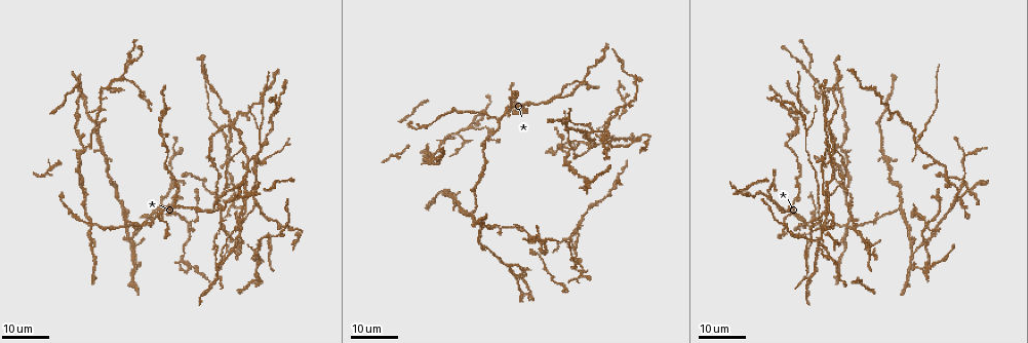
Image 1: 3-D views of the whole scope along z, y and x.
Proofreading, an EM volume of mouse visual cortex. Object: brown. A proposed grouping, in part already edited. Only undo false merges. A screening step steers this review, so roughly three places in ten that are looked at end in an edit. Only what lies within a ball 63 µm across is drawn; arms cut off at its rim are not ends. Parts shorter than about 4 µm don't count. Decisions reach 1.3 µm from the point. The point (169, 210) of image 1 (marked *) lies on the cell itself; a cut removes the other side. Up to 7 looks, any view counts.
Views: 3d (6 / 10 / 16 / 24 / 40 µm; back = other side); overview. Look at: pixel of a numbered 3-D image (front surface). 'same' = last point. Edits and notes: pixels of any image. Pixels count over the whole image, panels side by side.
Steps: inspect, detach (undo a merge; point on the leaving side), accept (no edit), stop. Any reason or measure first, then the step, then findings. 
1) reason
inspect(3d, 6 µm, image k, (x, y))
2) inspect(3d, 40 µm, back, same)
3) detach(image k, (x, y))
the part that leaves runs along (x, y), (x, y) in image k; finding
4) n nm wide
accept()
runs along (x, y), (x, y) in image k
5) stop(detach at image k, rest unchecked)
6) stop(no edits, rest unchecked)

three-way junction
inspect(3d, 16 µm, image 1, (84, 191))

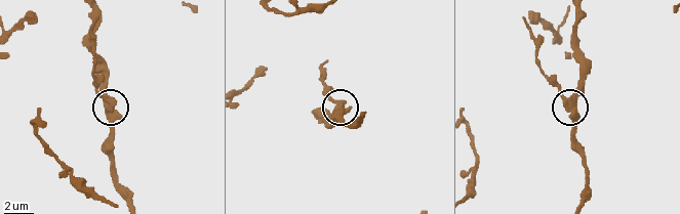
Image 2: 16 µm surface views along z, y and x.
inspect(3d, 6 µm, image 2, (337, 104))

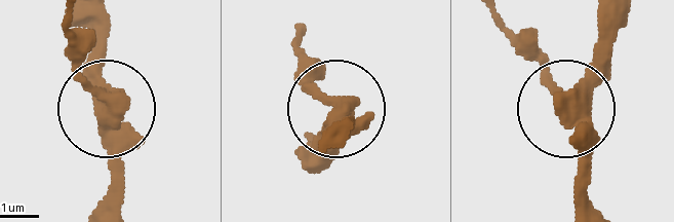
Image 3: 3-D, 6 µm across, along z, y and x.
accept()
all the same cell

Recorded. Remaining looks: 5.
four arms meet
inspect(3d, 16 µm, image 1, (97, 110))

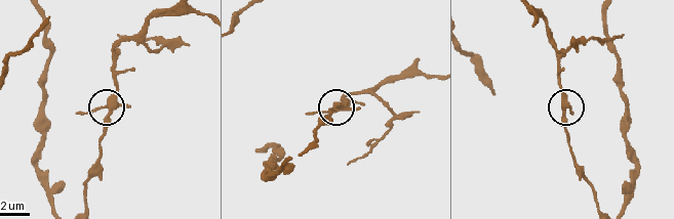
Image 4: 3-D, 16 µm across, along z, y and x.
inspect(3d, 6 µm, image 4, (108, 106))

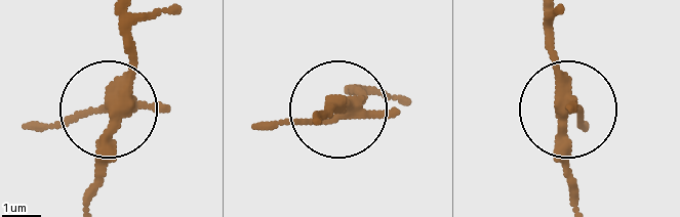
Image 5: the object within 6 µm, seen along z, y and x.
300 nm wide
accept()
all the same cell

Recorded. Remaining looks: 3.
inspect(3d, 16 µm, image 1, (523, 279))

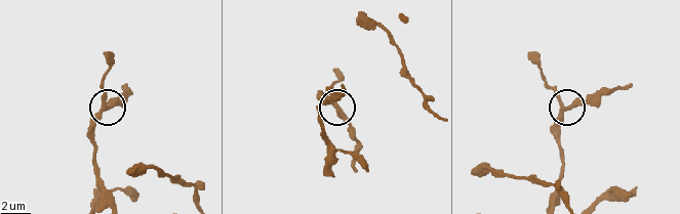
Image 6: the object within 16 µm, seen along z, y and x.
inspect(3d, 6 µm, image 6, (339, 105))

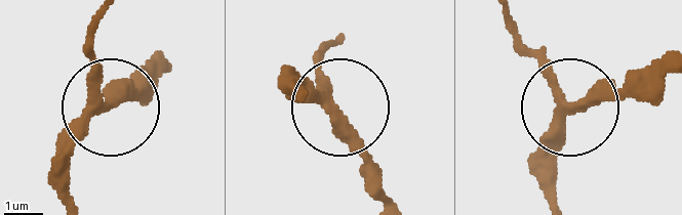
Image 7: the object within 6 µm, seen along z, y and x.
side arm 5 µm; 3 arms
accept()
one cell here

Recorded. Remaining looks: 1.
stop(no edits, rest unchecked)

